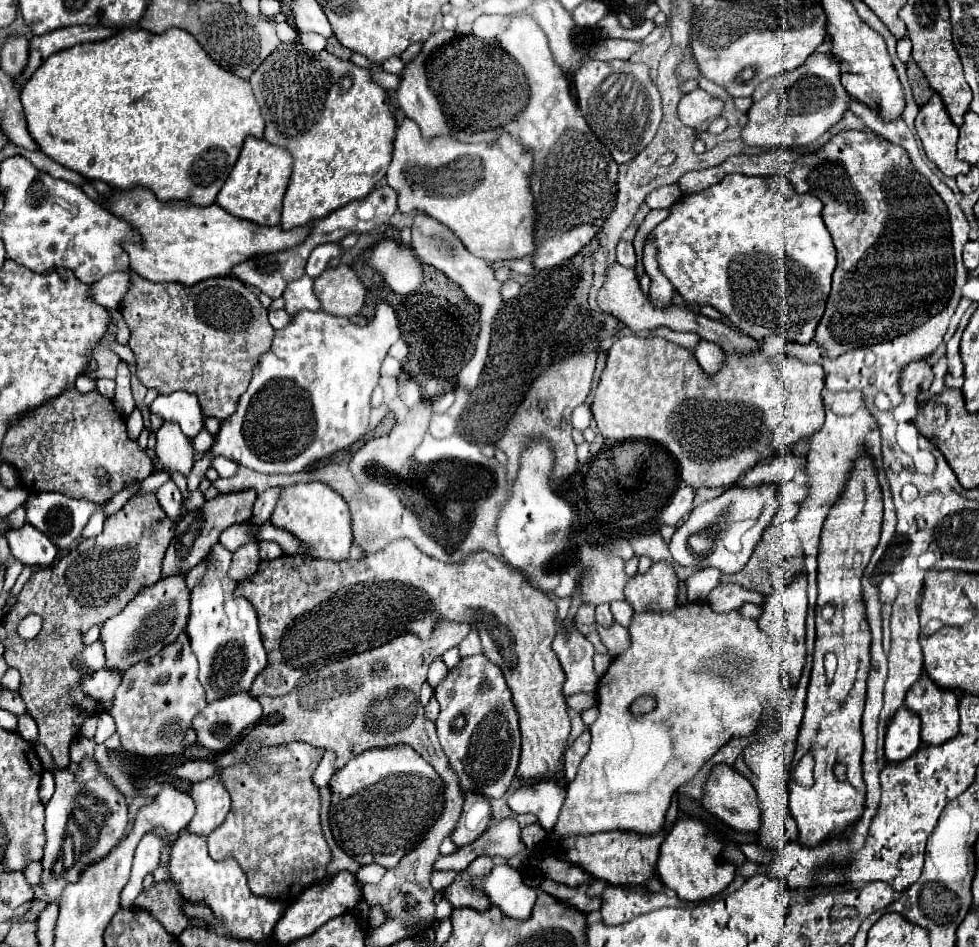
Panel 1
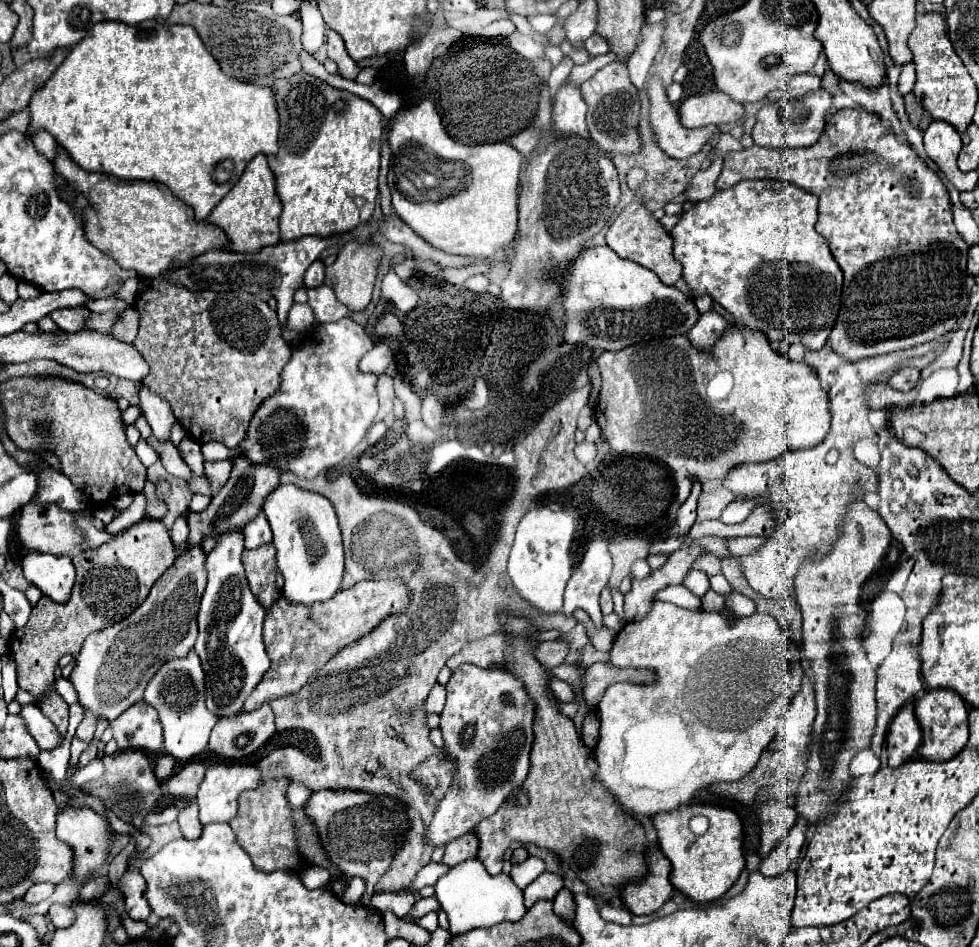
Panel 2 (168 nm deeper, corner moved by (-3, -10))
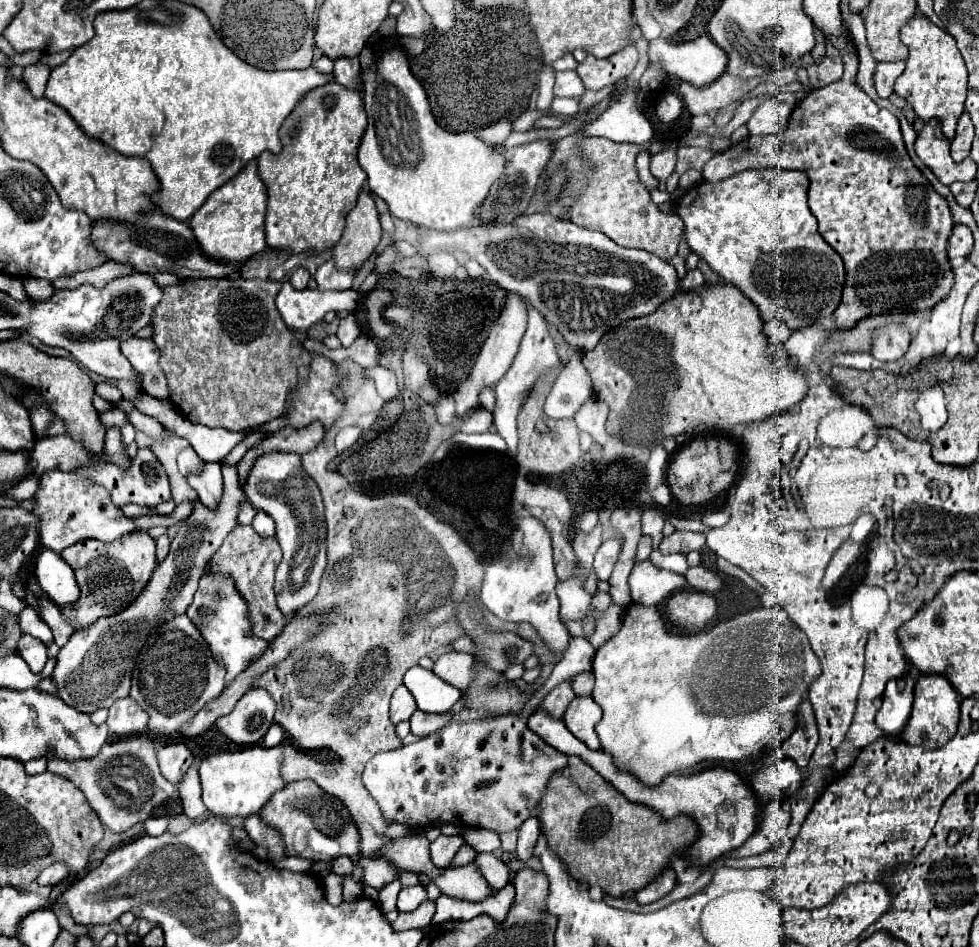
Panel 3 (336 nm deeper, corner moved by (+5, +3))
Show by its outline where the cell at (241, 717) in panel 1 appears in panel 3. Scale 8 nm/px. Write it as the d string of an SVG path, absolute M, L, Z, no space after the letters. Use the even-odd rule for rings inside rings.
M251 688L229 714L215 722L215 726L235 744L253 744L261 740L273 724L275 708L267 690Z

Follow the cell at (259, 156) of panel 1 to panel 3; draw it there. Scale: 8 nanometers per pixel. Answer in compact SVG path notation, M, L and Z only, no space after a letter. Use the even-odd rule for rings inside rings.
M253 158L237 176L233 176L205 200L189 224L207 256L221 258L229 264L239 264L265 250L265 214L267 188L257 174L257 160Z

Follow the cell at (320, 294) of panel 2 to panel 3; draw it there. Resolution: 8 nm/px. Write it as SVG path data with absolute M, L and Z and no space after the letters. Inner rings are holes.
M327 260L315 272L317 290L321 290L321 292L325 292L325 290L347 290L347 288L351 288L353 276L355 276L353 272L339 272L339 270L335 270L333 262Z

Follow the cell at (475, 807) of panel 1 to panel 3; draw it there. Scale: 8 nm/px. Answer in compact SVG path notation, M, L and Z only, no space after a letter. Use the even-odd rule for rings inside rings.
M441 834L435 842L431 842L431 860L433 860L433 864L437 868L449 866L449 862L453 860L453 856L457 854L461 844L463 844L463 838L459 834L455 834L455 836Z

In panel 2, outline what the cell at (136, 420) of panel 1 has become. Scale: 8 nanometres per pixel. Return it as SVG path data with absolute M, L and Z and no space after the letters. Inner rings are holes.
M145 439L139 441L139 445L135 447L135 453L137 453L139 461L141 461L145 467L151 467L151 465L157 461L157 453L145 443Z

